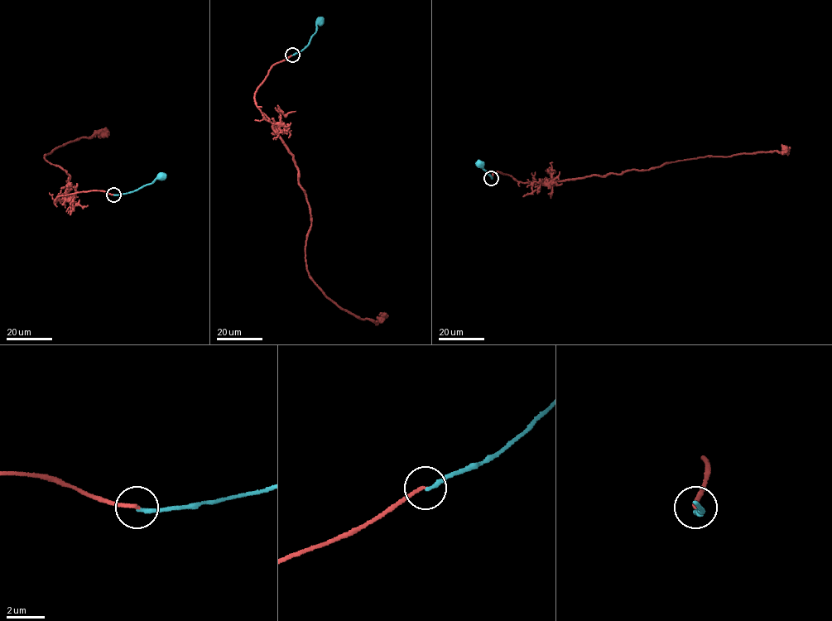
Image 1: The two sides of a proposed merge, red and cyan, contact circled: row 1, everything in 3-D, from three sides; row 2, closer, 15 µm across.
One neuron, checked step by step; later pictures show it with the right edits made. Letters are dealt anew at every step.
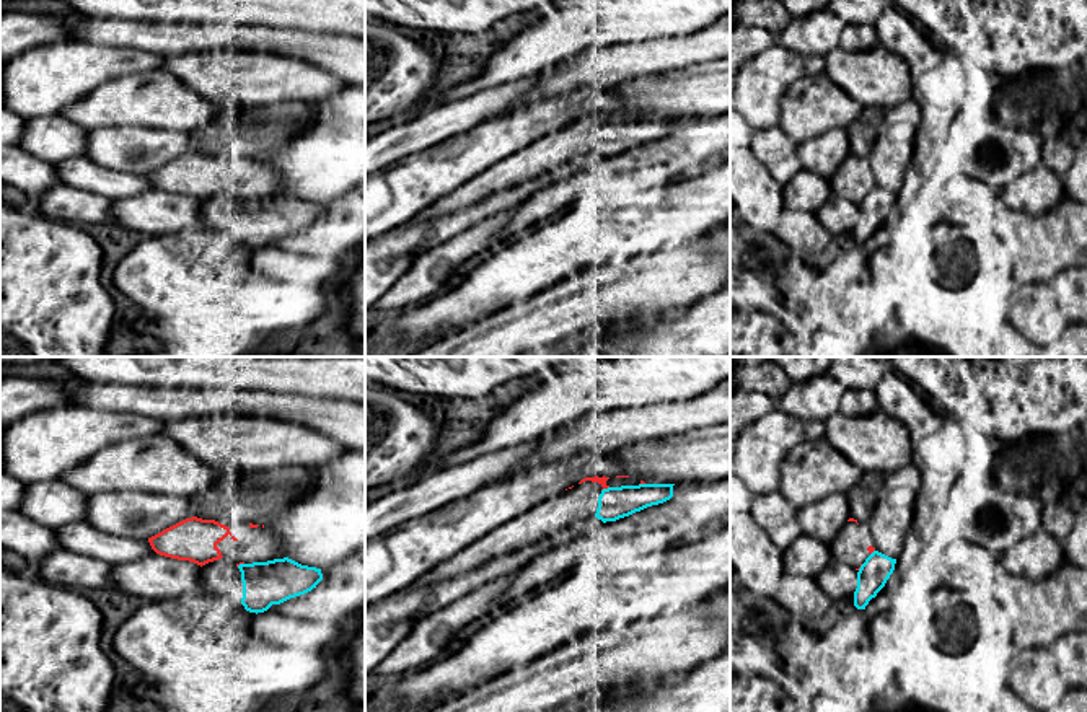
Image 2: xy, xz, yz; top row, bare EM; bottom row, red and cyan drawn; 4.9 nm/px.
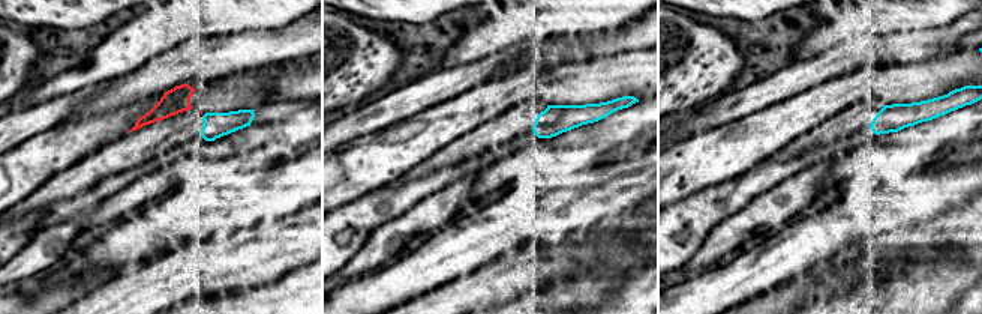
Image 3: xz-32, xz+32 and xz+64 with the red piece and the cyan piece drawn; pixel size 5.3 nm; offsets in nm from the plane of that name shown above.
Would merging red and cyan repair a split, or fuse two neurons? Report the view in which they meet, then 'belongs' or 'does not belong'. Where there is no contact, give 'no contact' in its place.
contact in xz; does not belong

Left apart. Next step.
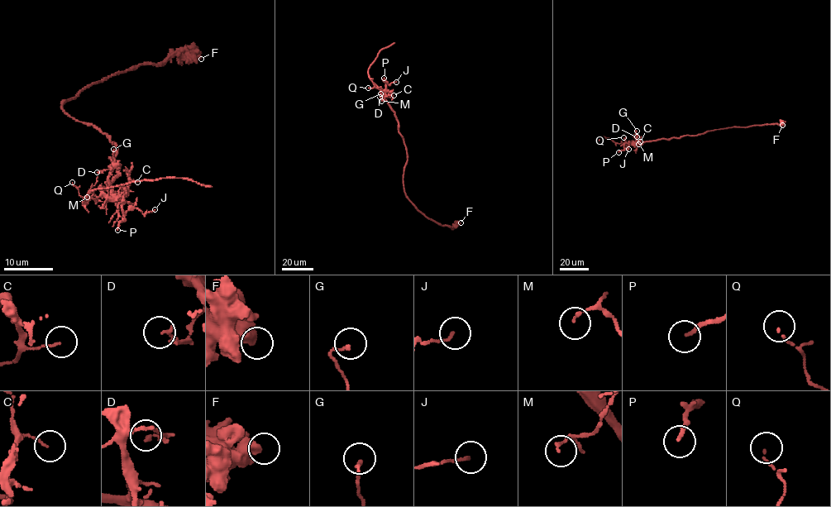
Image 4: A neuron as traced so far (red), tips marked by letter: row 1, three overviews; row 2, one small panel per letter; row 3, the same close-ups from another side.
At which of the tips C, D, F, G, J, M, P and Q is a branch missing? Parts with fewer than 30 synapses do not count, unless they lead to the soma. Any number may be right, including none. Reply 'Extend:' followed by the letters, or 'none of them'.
Extend: none of them

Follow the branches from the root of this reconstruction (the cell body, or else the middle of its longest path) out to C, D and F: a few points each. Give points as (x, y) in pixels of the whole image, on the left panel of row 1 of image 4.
C: (117, 145), (111, 158), (114, 165), (121, 165), (120, 173), (105, 188), (121, 197), (129, 179), (137, 182)
D: (117, 145), (118, 148), (111, 158), (114, 165), (121, 165), (120, 173), (105, 188), (112, 169), (97, 172)
F: (117, 145), (64, 113), (60, 103), (110, 75), (161, 64), (180, 51), (201, 59)

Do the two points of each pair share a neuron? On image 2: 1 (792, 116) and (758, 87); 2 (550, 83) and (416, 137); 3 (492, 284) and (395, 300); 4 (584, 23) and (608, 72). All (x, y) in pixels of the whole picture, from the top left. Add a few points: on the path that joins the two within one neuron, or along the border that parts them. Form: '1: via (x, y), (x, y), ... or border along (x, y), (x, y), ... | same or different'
1: border along (804, 75), (786, 92), (778, 124) | different
2: border along (545, 72), (515, 101), (491, 114) | different
3: border along (429, 297), (398, 312) | different
4: border along (638, 41), (600, 48) | different

